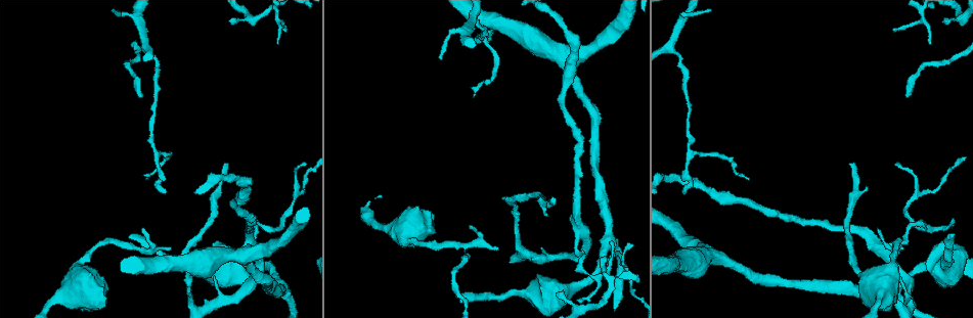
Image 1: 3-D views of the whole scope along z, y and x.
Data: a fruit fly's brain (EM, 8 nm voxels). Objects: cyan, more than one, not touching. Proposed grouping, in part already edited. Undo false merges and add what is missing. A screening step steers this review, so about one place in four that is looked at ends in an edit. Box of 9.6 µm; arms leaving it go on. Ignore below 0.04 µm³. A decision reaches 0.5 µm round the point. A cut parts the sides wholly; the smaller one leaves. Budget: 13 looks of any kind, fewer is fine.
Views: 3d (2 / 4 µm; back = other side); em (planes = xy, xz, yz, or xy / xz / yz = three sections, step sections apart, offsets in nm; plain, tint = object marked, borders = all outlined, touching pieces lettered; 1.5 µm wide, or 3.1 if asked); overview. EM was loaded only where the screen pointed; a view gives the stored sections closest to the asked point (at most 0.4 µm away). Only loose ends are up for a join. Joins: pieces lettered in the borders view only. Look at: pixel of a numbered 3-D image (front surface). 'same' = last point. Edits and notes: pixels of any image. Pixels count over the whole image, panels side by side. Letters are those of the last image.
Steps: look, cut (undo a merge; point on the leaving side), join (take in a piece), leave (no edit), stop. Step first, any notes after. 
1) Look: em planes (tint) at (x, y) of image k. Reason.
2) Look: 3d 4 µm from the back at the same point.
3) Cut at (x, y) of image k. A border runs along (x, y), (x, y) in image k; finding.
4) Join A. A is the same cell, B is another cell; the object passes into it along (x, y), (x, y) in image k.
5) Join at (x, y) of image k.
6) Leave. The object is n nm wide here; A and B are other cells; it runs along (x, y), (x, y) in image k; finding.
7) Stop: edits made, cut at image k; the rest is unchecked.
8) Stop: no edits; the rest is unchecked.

Look: 3d 4 µm at (610, 240) of image 1. Branch point.

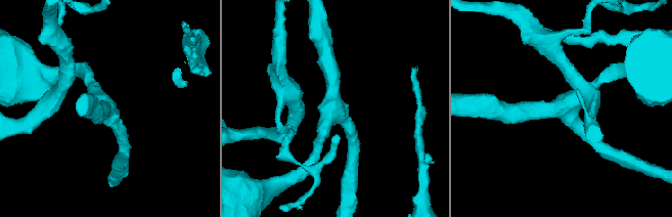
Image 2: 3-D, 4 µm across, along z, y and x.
Look: em xz step 4 (tint) at (332, 108) of image 2. 3 arms meet here; the arms are 200, 220, 300 nm wide; shape alone is not enough.

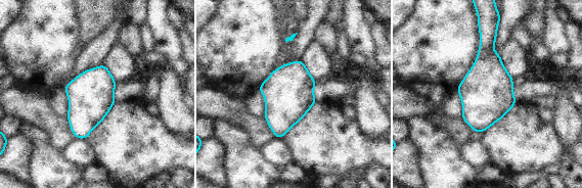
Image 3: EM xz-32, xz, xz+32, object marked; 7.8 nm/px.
Look: em planes (borders) at the same point.

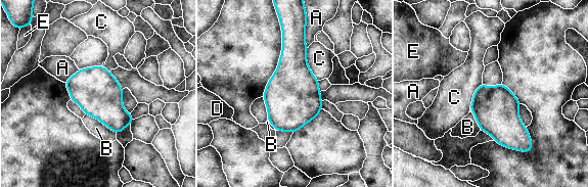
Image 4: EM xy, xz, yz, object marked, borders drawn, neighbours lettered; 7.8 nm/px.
Leave. A, B, C, D and E are other cells; a border runs along (85, 113), (96, 118), (116, 134) in image 4; all the same neuron.

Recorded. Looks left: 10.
Look: em planes (borders) at (497, 248) of image 1. Tapers out.

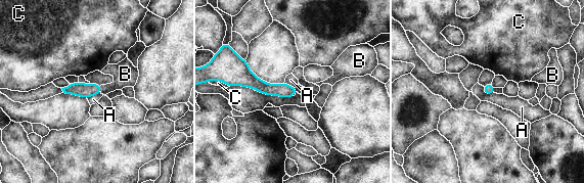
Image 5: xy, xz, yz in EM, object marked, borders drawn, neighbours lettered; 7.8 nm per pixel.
Join B. B is the same cell, A and C are other cells; it goes on there.

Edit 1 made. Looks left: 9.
Look: overview.

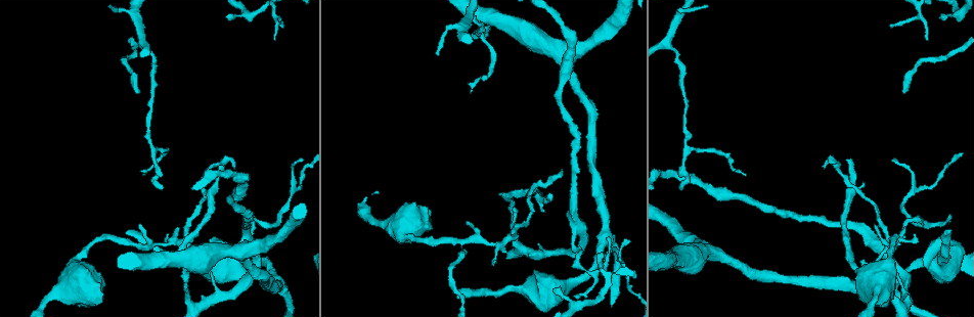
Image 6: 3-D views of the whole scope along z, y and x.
Look: em planes (plain) at (562, 169) of image 6. Branch stops here.

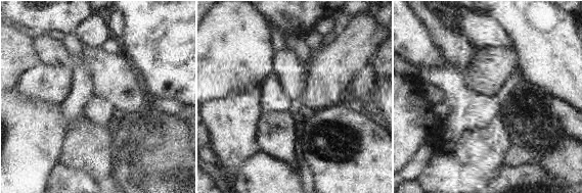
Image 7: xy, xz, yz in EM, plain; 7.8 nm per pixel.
Look: em planes (borders) at the same point. What lies round it.

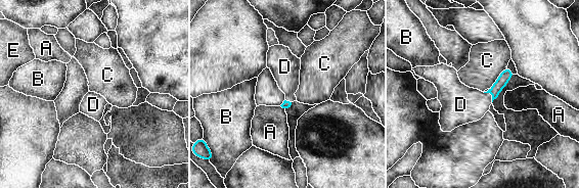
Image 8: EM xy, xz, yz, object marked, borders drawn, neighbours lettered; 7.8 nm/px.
Join D. The longest contact is with C, 220 nm; D is the same cell, A, B, C and E are other cells; the object passes into it along (501, 82), (490, 93), (460, 104) in image 8; it goes on there.

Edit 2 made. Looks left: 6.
Look: em yz step 8 (borders) at (892, 27) of image 6. Free end.

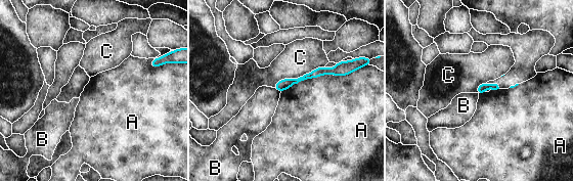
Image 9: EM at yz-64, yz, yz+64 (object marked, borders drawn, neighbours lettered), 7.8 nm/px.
Look: em planes (borders) at the same point.

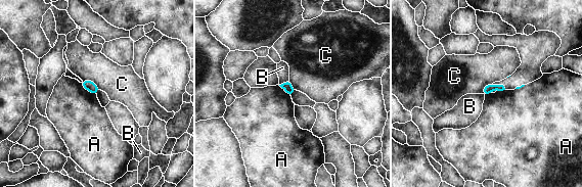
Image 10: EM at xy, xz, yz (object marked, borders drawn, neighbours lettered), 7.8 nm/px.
Leave. The longest contact is with A, 170 nm; A, B and C are other cells; a border runs along (80, 83), (96, 95) in image 10; no lettered piece goes on from it.

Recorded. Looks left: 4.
Look: em yz step 8 (borders) at (229, 19) of image 6. Thin end.

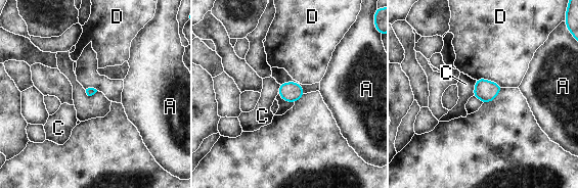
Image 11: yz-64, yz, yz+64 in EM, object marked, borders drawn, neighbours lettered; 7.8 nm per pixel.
Look: em planes (borders) at the same point. Another direction.

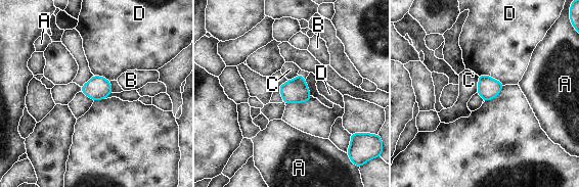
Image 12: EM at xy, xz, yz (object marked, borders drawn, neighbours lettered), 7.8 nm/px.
Leave. A, B, C and D are other cells; a border runs along (478, 75), (488, 75), (504, 85) in image 12; none of them fits.

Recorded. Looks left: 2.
Stop: edits made, join at image 5, join at image 8; the rest is unchecked.

